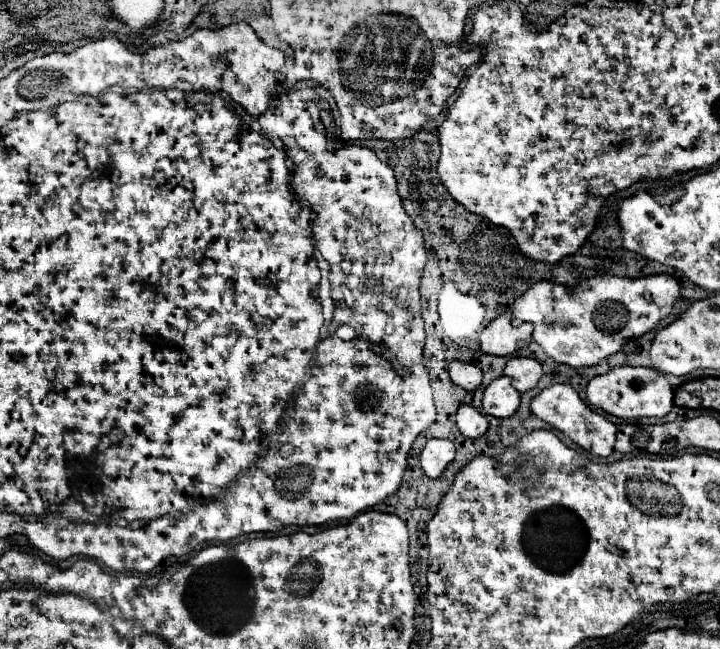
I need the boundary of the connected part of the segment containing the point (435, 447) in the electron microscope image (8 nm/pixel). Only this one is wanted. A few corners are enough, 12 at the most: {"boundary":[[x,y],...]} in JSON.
{"boundary":[[428,440],[420,454],[426,476],[438,478],[454,460],[450,440]]}

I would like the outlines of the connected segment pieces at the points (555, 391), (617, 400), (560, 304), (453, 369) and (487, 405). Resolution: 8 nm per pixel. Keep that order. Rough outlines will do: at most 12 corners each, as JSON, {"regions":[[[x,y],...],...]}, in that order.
{"regions":[[[568,384],[532,398],[540,420],[590,454],[614,450],[616,426]],[[616,366],[588,382],[592,406],[662,418],[674,388],[652,368]],[[670,274],[540,280],[512,306],[544,352],[594,366],[654,330]],[[454,360],[448,364],[452,382],[464,390],[482,384],[482,370]],[[506,376],[484,390],[482,408],[508,418],[518,410],[520,392]]]}

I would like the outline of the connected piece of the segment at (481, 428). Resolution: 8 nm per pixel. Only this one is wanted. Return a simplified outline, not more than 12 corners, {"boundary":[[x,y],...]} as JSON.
{"boundary":[[462,404],[456,424],[462,436],[480,438],[488,420],[474,406]]}

